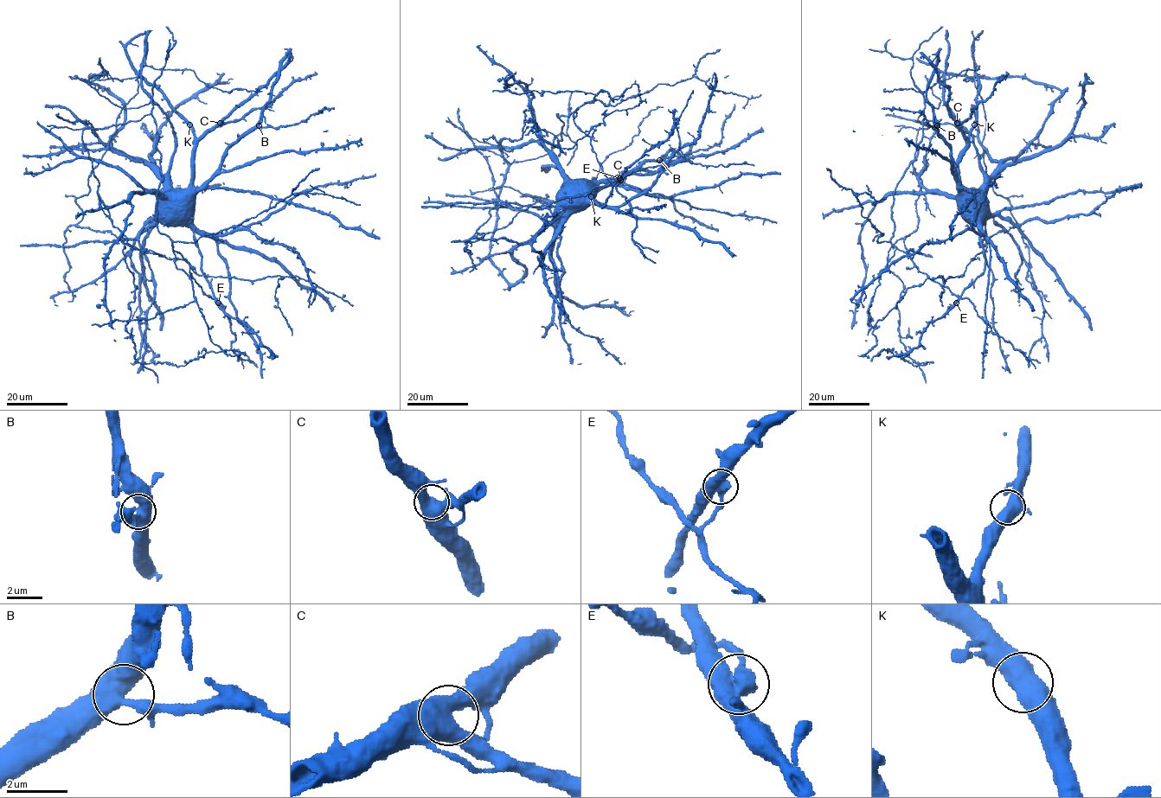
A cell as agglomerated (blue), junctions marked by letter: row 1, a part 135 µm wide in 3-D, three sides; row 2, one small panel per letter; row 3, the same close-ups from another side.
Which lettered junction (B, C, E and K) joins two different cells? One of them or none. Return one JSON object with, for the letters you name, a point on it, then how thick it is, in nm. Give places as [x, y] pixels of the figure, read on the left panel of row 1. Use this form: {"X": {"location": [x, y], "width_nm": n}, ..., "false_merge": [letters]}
{"false_merge": []}

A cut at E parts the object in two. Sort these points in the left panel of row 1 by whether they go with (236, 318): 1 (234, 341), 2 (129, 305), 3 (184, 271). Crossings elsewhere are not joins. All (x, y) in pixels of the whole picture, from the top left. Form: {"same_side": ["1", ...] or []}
{"same_side": ["2"]}

